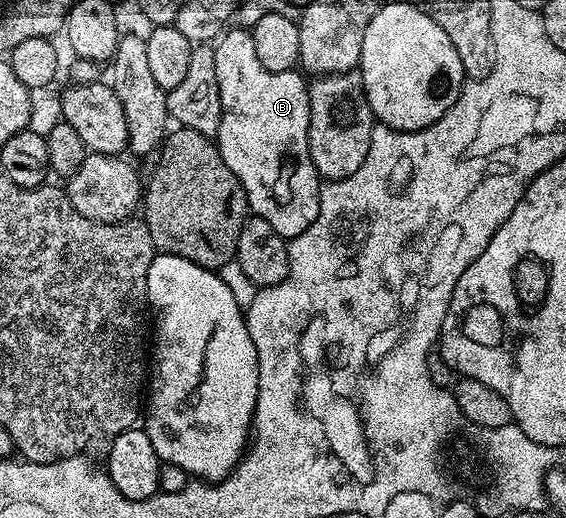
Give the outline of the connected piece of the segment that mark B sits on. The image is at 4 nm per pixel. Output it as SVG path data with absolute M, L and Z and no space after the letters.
M228 28L213 45L223 112L217 138L219 154L221 159L225 159L229 171L237 175L247 196L250 212L265 219L265 223L269 223L277 235L294 239L310 227L313 219L317 219L319 210L321 178L309 155L309 85L306 80L303 82L304 74L295 69L265 71L257 59L257 50L253 48L250 32L246 28L235 28Z

